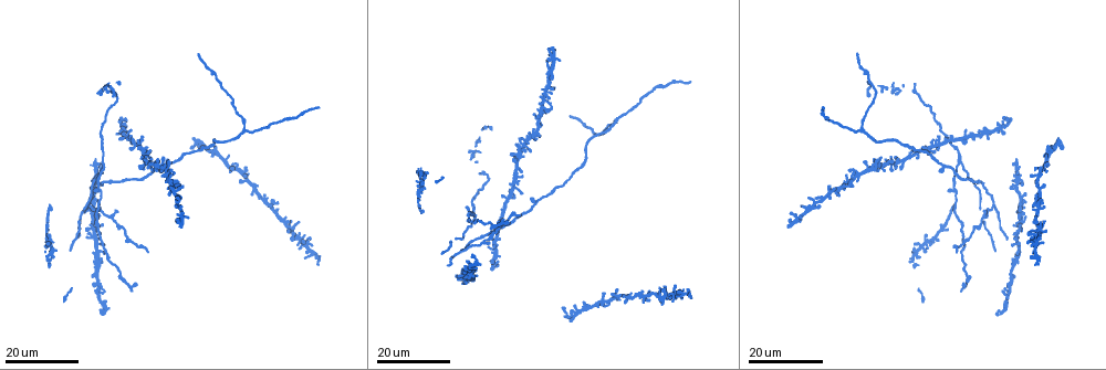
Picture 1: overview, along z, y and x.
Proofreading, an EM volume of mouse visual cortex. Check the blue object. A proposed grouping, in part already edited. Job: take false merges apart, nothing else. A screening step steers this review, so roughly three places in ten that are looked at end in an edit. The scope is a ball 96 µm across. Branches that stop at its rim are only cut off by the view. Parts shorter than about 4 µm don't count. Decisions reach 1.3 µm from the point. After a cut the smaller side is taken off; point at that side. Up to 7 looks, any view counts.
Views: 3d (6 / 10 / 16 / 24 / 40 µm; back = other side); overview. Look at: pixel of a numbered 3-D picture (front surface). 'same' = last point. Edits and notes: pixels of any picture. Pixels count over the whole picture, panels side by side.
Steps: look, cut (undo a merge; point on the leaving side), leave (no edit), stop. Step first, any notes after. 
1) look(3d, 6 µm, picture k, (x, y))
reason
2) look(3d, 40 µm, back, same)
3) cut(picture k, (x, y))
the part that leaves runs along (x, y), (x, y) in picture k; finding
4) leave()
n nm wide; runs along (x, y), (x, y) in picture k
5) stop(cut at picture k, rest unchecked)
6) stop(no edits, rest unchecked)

look(3d, 16 µm, picture 1, (862, 128))
arms part here

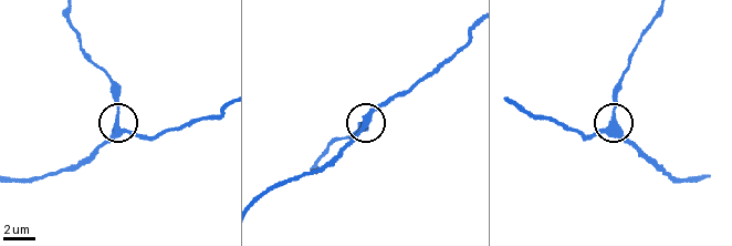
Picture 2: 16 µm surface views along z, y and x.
look(3d, 6 µm, picture 2, (613, 122))

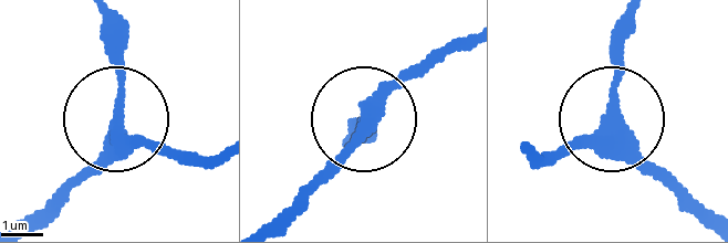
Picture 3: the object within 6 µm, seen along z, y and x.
leave()
side arm 28 µm; 3 arms; one cell here

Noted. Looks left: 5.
look(3d, 24 µm, picture 1, (945, 164))
three arms meet

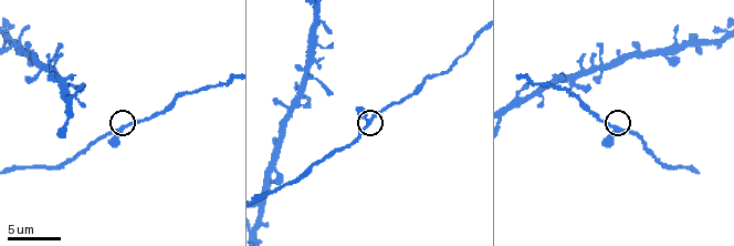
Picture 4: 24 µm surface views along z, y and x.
look(3d, 6 µm, picture 4, (615, 128))

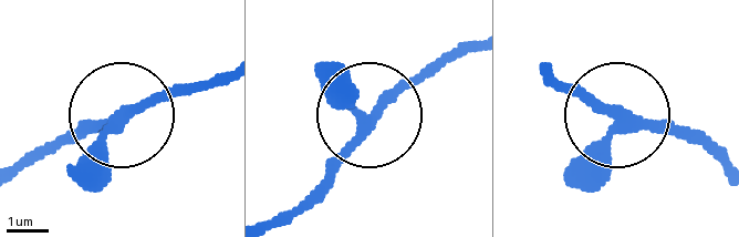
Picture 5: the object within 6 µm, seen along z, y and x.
leave()
240 nm wide; one cell here

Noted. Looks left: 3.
look(3d, 16 µm, picture 1, (104, 160))
branch point

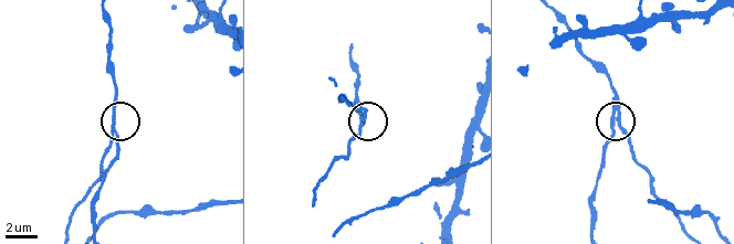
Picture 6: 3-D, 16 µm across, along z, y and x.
look(3d, 10 µm, picture 6, (615, 124))

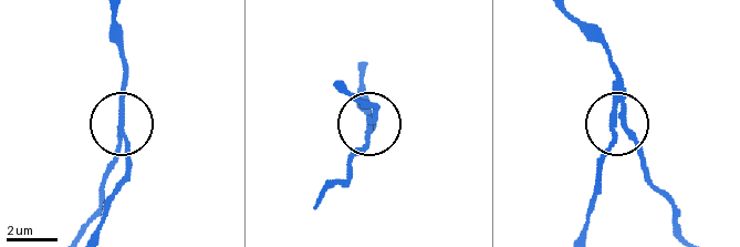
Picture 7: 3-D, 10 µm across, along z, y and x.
cut(picture 7, (126, 142))
the part that leaves runs along (122, 104), (127, 173), (100, 229) in picture 7; two cells meet here

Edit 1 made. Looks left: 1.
stop(cut at picture 7, rest unchecked)

